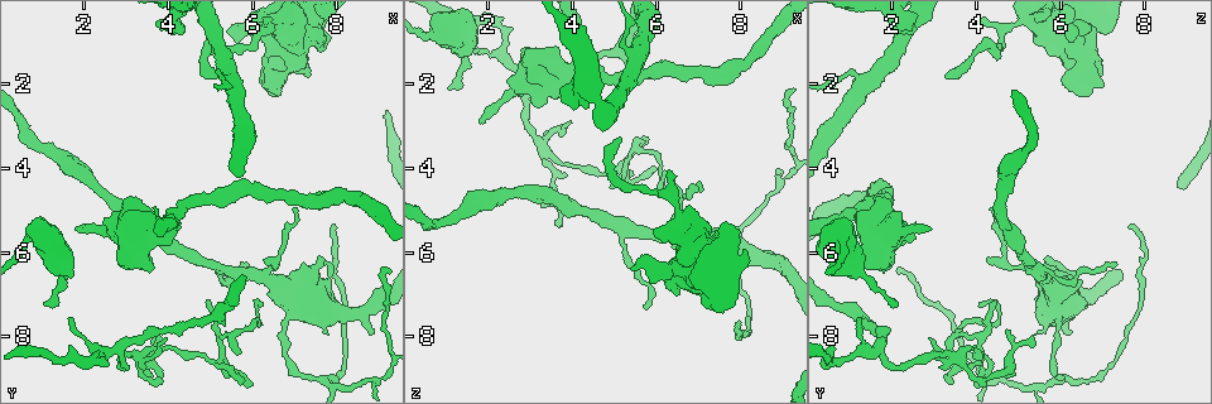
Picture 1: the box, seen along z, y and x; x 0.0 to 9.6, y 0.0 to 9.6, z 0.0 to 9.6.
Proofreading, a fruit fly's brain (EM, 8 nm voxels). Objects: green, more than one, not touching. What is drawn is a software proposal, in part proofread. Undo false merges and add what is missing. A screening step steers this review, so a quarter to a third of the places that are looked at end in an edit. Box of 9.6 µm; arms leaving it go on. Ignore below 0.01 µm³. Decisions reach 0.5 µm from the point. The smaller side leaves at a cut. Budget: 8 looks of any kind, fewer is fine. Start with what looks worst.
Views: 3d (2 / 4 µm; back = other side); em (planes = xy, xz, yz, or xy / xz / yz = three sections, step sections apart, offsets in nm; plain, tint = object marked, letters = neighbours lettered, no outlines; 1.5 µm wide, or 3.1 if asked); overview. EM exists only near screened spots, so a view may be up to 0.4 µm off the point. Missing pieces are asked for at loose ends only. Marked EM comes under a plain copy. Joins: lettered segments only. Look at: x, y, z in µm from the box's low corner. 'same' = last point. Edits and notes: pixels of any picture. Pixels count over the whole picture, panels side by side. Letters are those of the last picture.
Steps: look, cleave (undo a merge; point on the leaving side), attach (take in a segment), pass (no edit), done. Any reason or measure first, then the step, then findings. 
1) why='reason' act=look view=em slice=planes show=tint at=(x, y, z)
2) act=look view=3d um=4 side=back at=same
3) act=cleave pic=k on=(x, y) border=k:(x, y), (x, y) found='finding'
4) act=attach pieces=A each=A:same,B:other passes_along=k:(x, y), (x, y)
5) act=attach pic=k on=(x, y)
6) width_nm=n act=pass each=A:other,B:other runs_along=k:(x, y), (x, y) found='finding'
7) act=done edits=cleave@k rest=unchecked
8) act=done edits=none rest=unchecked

why='branch stops here' act=look view=3d um=2 at=(5.70, 6.25, 7.30)

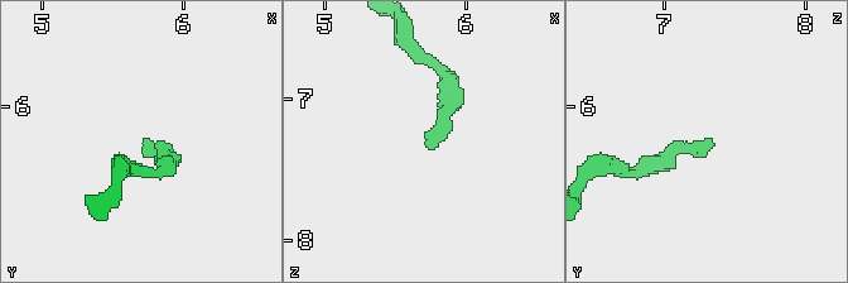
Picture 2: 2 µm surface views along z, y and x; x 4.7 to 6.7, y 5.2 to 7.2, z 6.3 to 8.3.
why='now the EM' act=look view=em slice=planes show=tint at=(5.74, 6.22, 7.34)

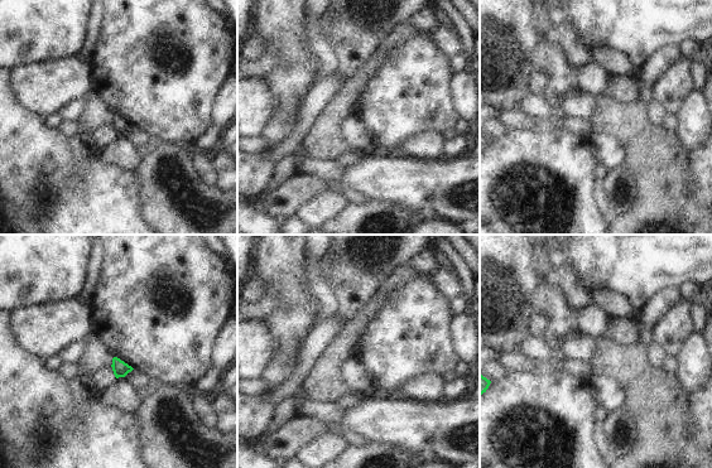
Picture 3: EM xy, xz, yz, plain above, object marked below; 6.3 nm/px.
why='what lies round it' act=look view=em slice=planes show=letters at=same

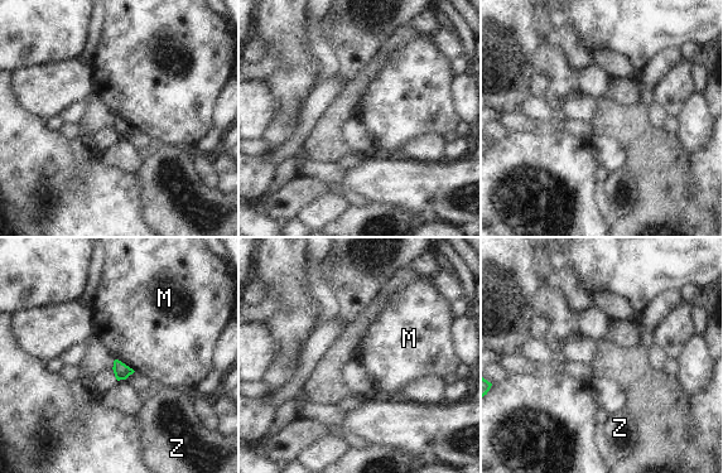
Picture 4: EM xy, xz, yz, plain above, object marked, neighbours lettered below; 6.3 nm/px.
act=pass each=M:other,Z:other border=4:(115, 358), (135, 371) found='none of them fits'

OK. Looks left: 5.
why='free end' act=look view=3d um=4 at=(5.20, 1.80, 3.35)

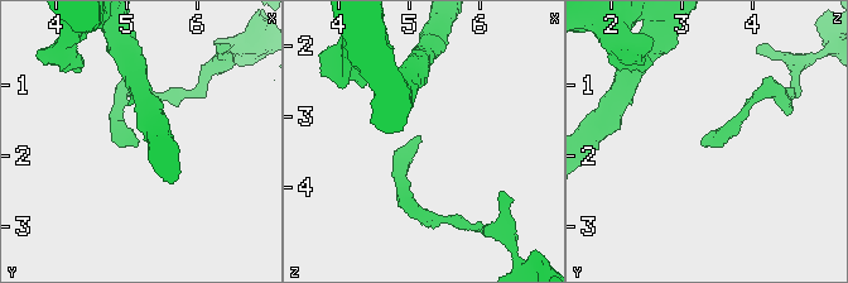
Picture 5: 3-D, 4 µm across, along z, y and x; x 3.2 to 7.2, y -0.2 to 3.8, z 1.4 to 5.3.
why='need the tissue' act=look view=em slice=planes show=letters at=(5.15, 1.85, 3.40)

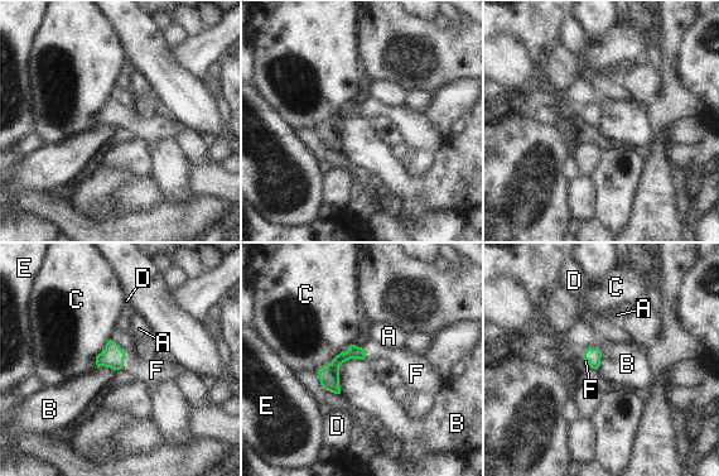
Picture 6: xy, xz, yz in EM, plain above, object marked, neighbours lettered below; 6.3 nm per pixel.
longest_contact=B:280nm act=attach pieces=F each=A:other,B:other,C:other,D:other,E:other,F:same found='the cell continues'

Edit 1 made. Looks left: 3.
why='tapers out' act=look view=em slice=planes show=letters at=(7.15, 5.00, 4.30)

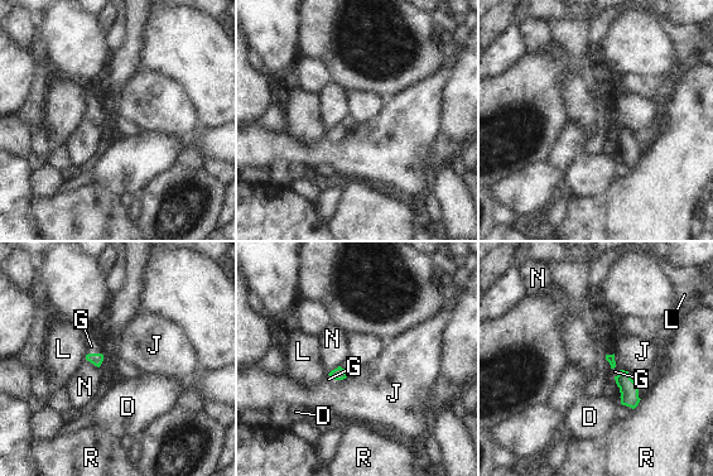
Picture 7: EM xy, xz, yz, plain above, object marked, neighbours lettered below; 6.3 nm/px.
act=attach pieces=G each=D:other,G:same,J:other,L:other,N:other,R:other passes_along=7:(96, 359), (92, 354), (91, 346) found='the cell continues'

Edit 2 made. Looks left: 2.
act=done edits=attach@6,attach@7 rest=unchecked

